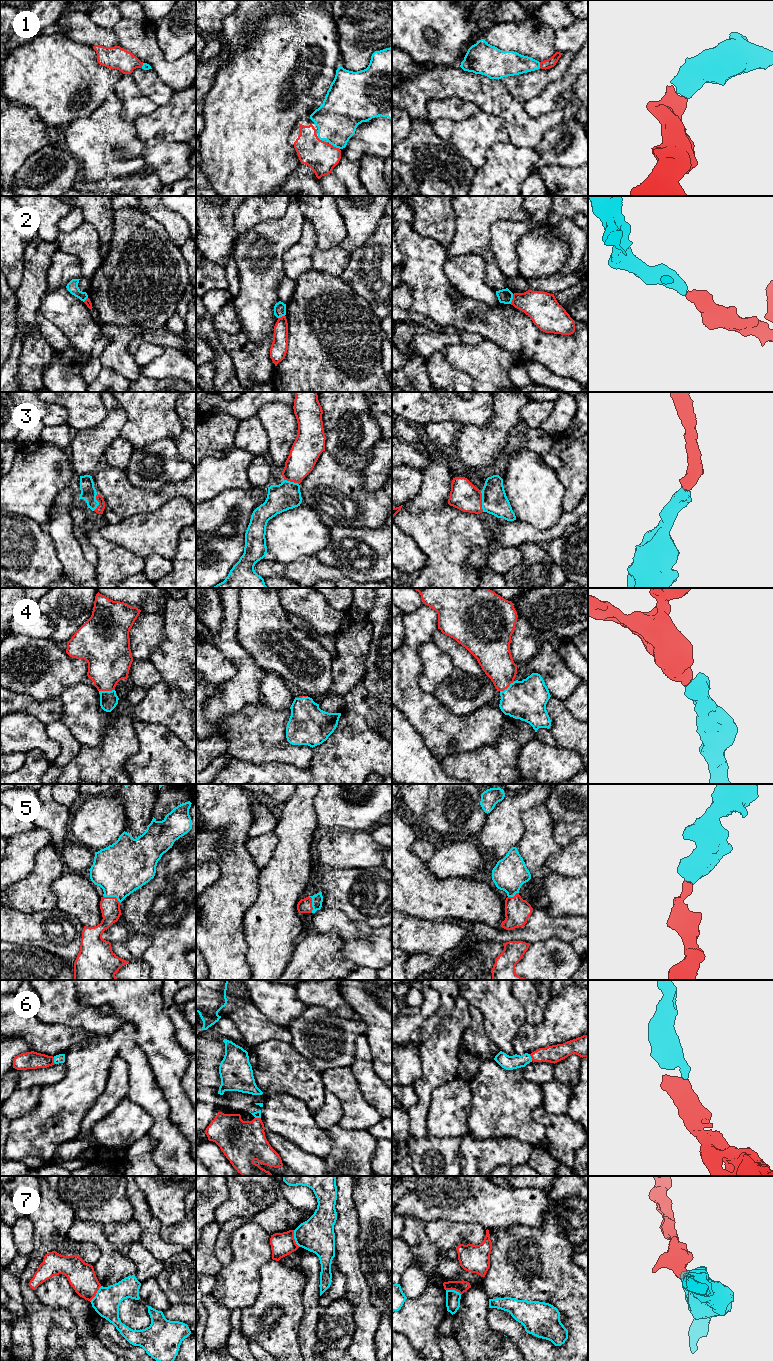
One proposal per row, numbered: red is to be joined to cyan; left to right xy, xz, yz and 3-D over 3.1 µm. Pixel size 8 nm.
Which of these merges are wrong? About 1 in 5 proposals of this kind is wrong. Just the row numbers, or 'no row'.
2, 7

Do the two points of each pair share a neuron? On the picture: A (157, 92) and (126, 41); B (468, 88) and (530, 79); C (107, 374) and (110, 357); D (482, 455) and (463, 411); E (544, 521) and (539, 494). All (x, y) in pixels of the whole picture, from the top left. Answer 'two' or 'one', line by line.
A: two
B: two
C: two
D: two
E: one

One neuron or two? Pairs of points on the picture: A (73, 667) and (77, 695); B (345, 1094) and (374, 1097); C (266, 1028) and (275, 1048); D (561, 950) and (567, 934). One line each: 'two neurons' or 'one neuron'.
A: two neurons
B: two neurons
C: two neurons
D: two neurons

